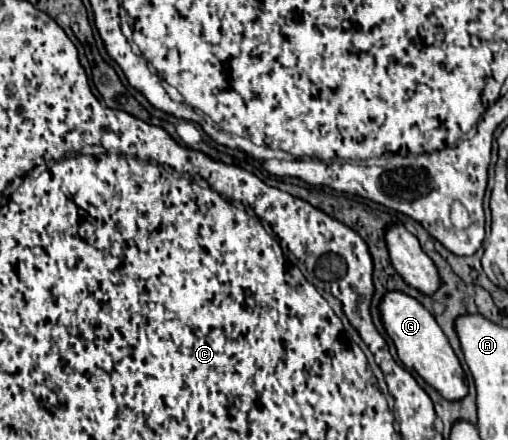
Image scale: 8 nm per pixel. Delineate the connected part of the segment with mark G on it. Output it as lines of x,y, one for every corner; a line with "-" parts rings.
388,292
382,302
380,302
380,314
384,328
388,336
394,340
398,358
402,364
410,370
414,370
420,378
424,378
426,384
430,384
438,394
442,394
446,400
456,402
468,396
468,386
466,386
466,374
460,366
458,356
454,354
446,334
434,322
434,316
412,296
404,292

